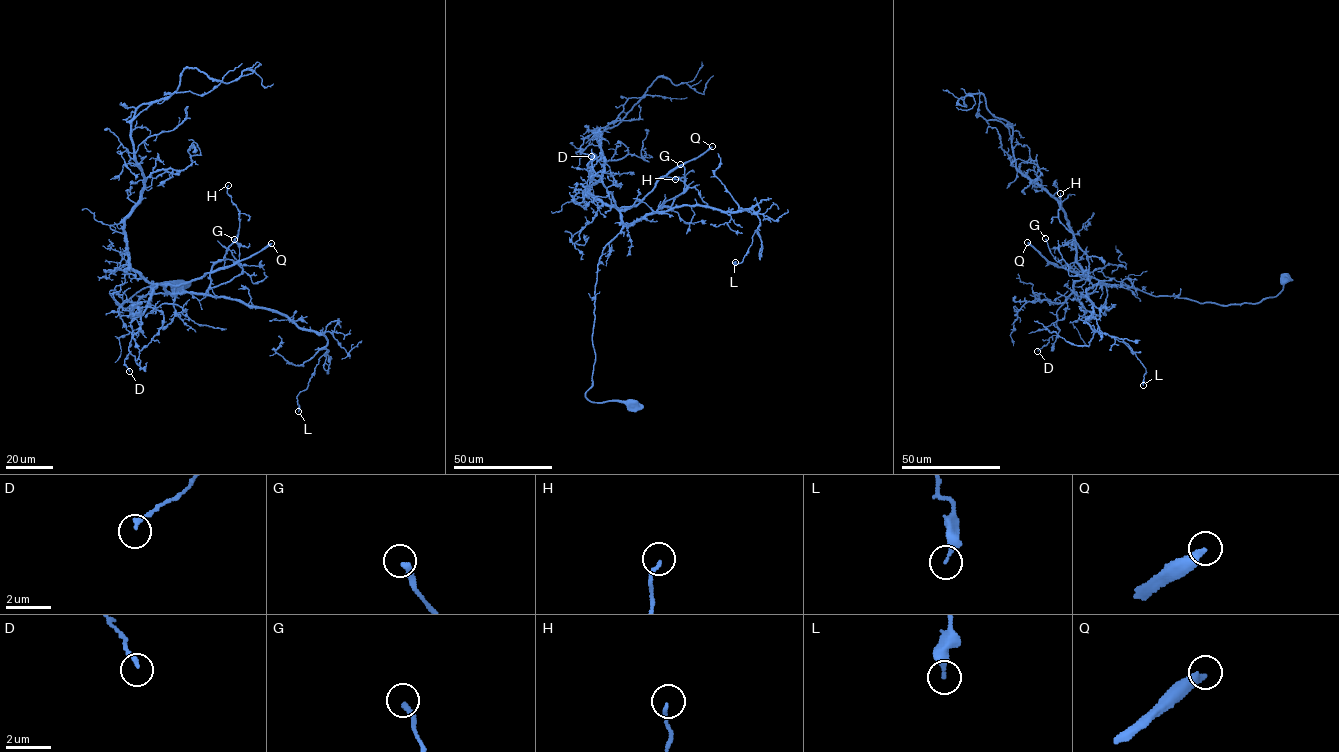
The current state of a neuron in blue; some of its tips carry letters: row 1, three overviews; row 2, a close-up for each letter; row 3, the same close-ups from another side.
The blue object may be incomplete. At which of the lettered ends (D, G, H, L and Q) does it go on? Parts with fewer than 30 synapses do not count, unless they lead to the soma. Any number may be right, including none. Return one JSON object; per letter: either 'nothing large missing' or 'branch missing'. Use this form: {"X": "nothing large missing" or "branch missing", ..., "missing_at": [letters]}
{"D": "nothing large missing", "G": "nothing large missing", "H": "nothing large missing", "L": "nothing large missing", "Q": "branch missing", "missing_at": ["Q"]}

